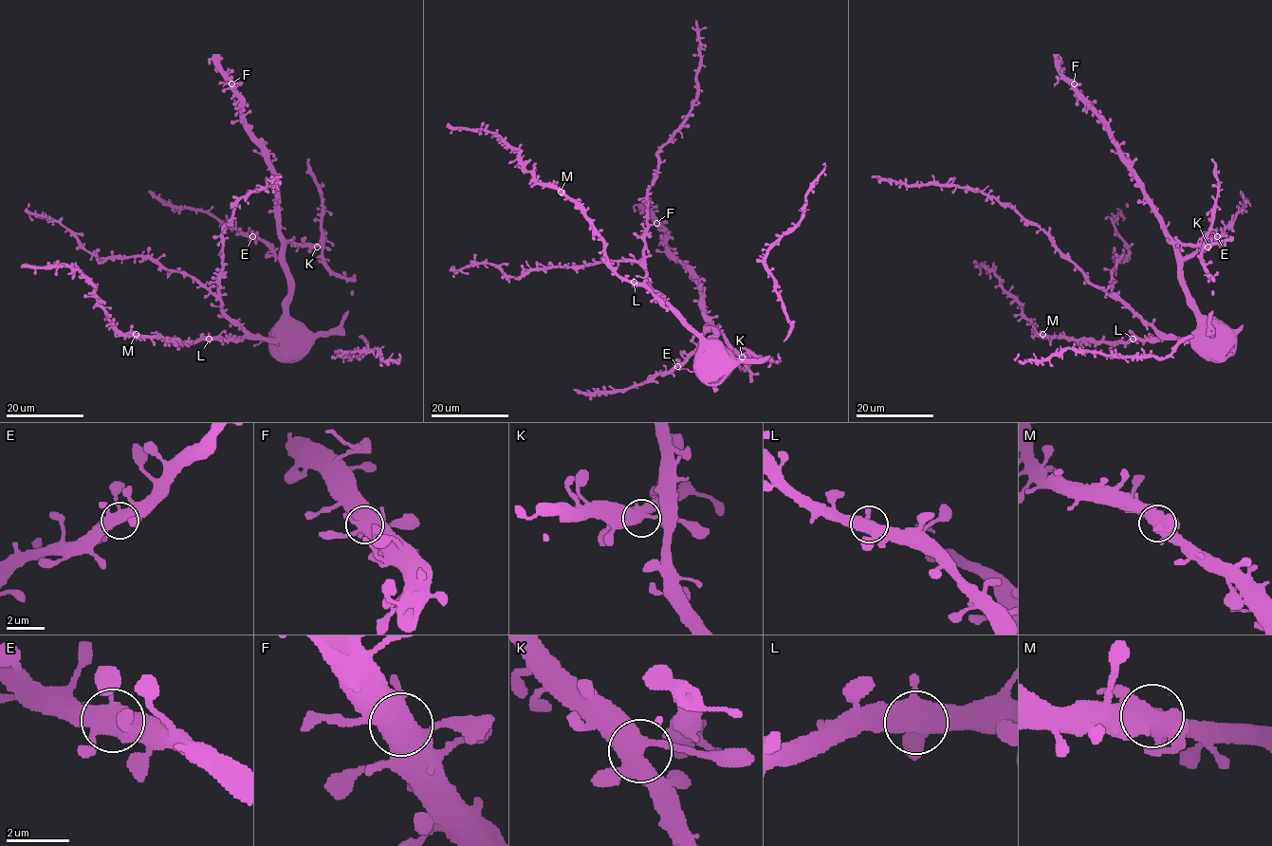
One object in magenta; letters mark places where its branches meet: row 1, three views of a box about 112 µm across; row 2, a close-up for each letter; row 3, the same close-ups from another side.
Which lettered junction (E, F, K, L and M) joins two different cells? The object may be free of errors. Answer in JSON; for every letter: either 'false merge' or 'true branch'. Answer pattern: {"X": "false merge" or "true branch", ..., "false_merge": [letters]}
{"E": "true branch", "F": "true branch", "K": "true branch", "L": "true branch", "M": "true branch", "false_merge": []}

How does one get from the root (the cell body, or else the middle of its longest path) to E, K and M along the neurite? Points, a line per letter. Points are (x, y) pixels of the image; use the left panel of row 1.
E: (260, 339), (276, 339), (285, 325), (288, 270), (263, 242), (252, 236)
K: (260, 339), (276, 339), (285, 325), (288, 270), (284, 248), (288, 243), (317, 247)
M: (260, 339), (180, 341), (136, 334)

